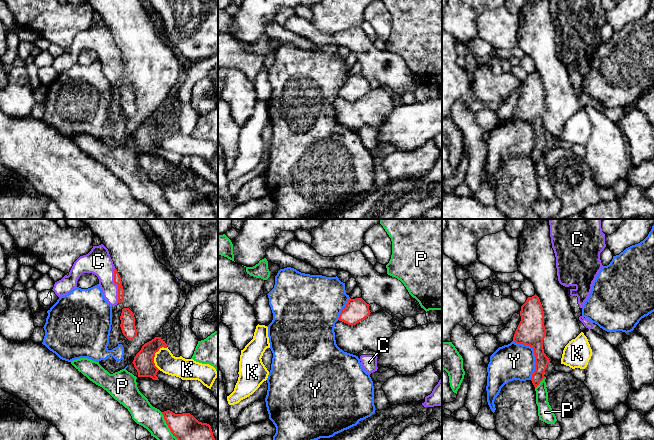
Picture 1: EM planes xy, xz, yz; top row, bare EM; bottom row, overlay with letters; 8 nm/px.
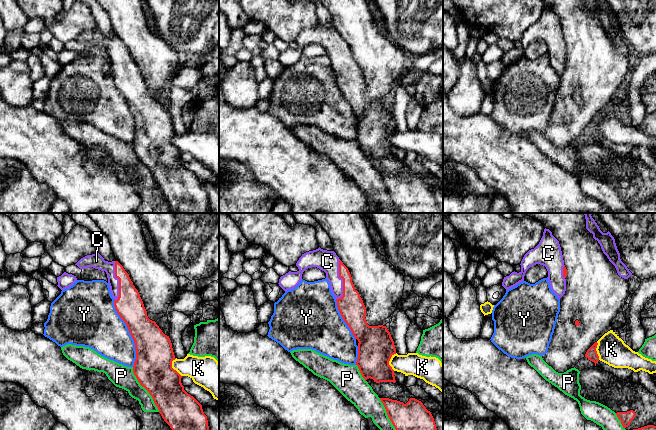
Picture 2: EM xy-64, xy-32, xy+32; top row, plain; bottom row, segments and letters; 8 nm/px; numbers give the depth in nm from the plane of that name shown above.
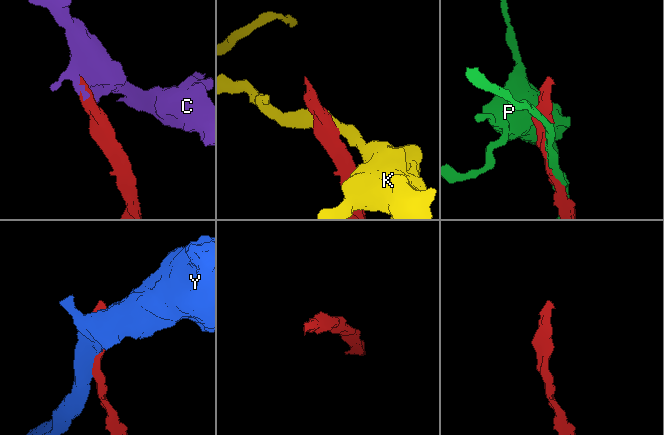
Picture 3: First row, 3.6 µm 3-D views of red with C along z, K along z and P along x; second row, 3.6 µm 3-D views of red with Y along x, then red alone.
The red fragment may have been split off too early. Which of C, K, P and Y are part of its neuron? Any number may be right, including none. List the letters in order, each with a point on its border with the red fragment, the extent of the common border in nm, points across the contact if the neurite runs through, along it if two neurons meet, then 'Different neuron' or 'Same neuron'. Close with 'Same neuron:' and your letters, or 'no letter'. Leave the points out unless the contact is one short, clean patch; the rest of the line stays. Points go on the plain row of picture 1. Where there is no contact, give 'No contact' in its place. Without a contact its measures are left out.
C: Touches red at xy (117, 60). Shared border 280 nm. Path across: xy (117, 55), (117, 60), (108, 52), (98, 37). Same neuron
K: Touches red at xy (154, 131). Shared border 200 nm. Different neuron
P: Touches red at yz (539, 159). Shared border 130 nm. Different neuron
Y: Touches red at yz (534, 130). Shared border 340 nm. Different neuron
Same neuron: C

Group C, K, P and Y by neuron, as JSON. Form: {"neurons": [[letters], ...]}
{"neurons": [["C"], ["K"], ["P"], ["Y"]]}

